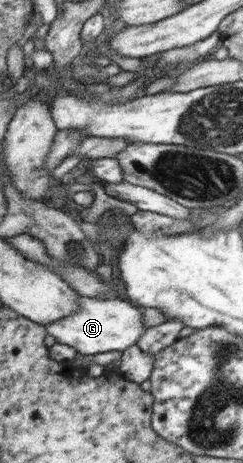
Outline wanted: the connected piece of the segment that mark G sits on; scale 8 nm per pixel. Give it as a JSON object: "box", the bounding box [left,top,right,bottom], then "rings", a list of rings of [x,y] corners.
{"box":[46,294,146,354],"rings":[[[77,294],[78,309],[60,321],[46,325],[48,334],[56,343],[72,347],[76,354],[98,354],[110,351],[124,351],[137,345],[146,327],[142,320],[142,311],[130,304],[123,297],[104,300],[82,297]]]}

